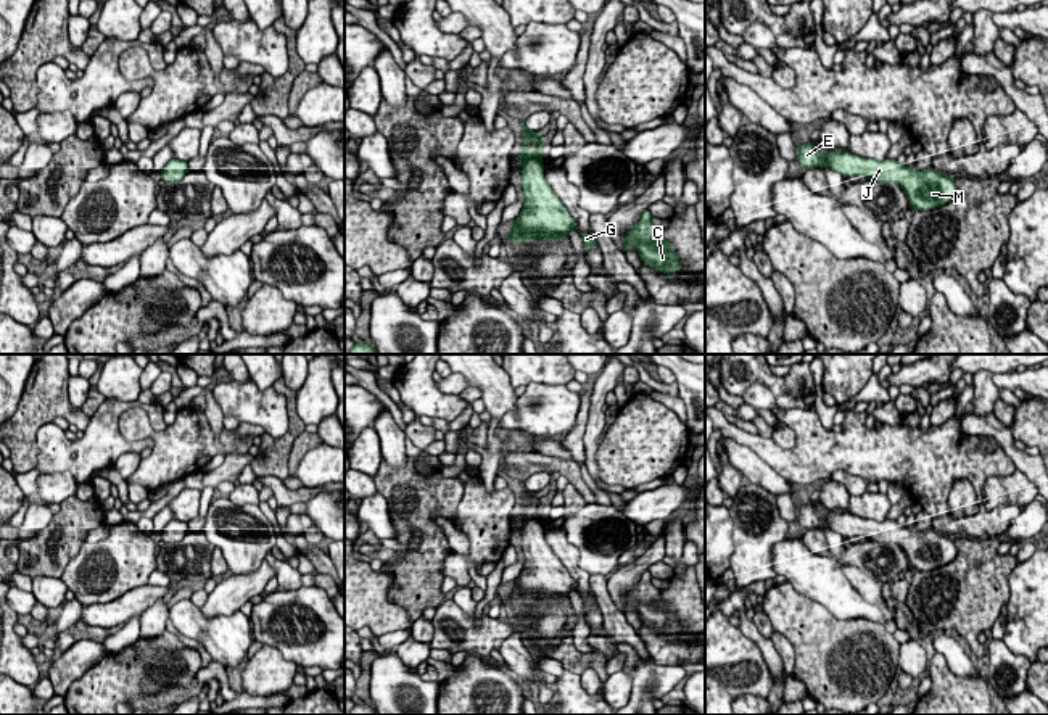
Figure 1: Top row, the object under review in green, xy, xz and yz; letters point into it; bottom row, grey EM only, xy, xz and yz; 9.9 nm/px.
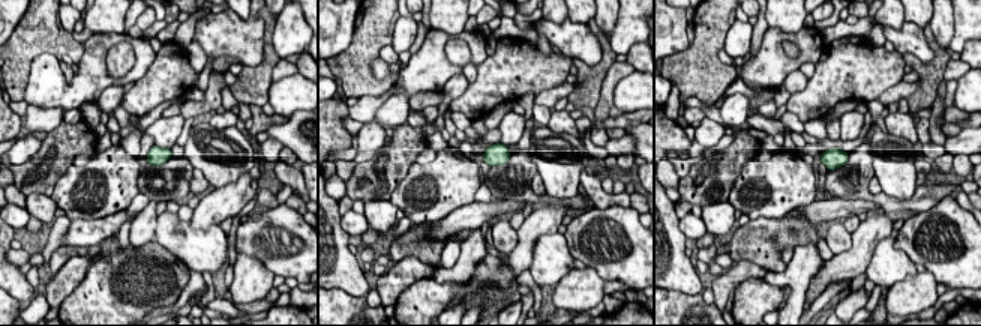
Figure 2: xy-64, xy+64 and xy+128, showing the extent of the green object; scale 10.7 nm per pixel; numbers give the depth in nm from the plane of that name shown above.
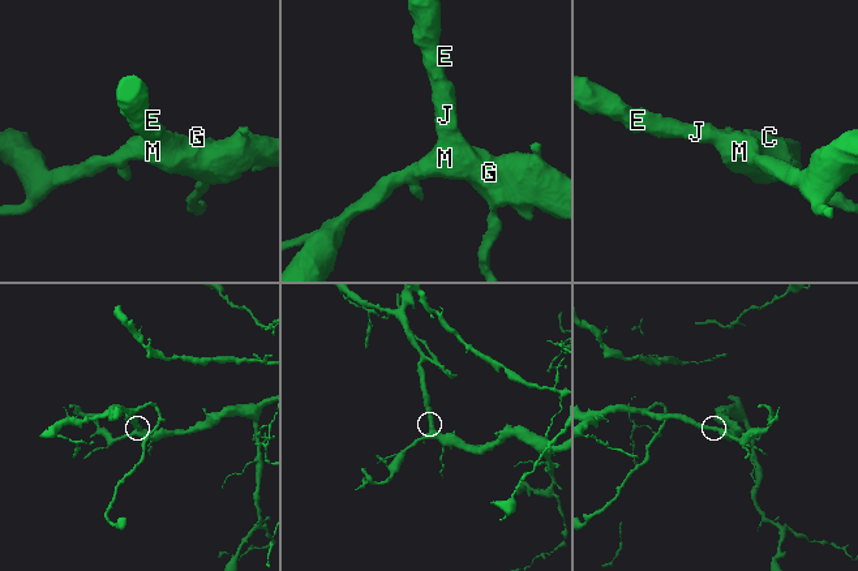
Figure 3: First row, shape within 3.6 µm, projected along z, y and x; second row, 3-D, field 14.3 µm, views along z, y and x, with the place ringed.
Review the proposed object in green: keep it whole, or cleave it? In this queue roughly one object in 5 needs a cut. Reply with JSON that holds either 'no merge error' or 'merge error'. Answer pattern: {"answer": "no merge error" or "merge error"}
{"answer": "no merge error"}

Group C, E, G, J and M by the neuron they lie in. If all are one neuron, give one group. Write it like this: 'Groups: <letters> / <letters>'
Groups: C E G J M

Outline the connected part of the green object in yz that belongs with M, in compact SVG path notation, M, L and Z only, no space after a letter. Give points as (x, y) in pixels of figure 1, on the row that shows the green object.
M813 142L797 147L797 161L805 169L827 166L842 177L863 176L882 184L895 182L905 190L911 206L921 211L950 203L958 192L955 177L937 172L934 167L914 171L897 159L876 161L853 155L848 150L839 153L827 150L826 156L821 158Z

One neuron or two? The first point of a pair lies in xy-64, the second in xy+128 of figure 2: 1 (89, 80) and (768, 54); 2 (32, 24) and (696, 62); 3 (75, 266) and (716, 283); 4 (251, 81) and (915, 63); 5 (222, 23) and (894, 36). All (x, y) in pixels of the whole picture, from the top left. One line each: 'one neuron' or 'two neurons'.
1: one neuron
2: one neuron
3: one neuron
4: one neuron
5: one neuron

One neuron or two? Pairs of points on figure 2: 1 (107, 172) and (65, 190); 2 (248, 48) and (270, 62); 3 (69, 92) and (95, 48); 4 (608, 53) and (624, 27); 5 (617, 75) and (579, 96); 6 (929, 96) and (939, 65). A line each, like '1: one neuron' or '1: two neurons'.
1: one neuron
2: two neurons
3: one neuron
4: two neurons
5: two neurons
6: one neuron

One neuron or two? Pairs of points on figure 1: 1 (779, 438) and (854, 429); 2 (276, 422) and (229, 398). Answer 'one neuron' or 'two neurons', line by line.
1: two neurons
2: one neuron

